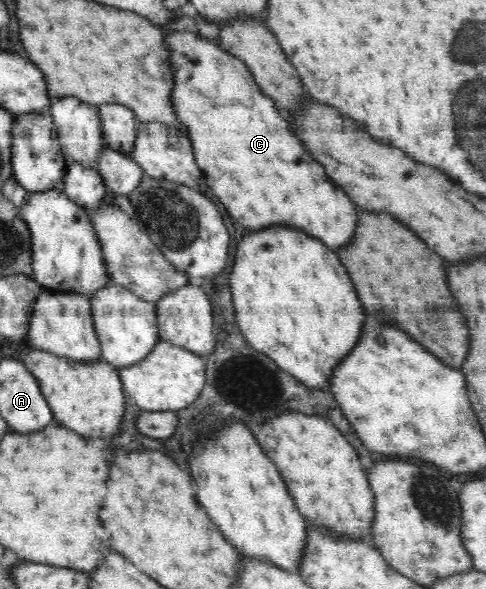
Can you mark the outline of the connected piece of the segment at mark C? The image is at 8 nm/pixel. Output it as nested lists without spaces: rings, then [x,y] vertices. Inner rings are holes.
[[[173,32],[165,36],[165,42],[171,48],[171,54],[168,50],[168,64],[173,74],[173,85],[171,91],[172,109],[175,110],[176,117],[181,126],[184,126],[188,132],[188,137],[192,142],[192,149],[195,155],[196,163],[200,168],[200,172],[204,176],[207,186],[213,190],[216,198],[223,202],[223,206],[227,208],[227,212],[231,214],[231,218],[235,218],[245,230],[259,230],[259,226],[269,226],[269,224],[289,224],[291,227],[298,228],[300,231],[311,234],[313,238],[323,238],[323,242],[330,248],[331,251],[337,252],[339,248],[344,247],[345,242],[351,240],[351,234],[355,232],[355,214],[353,210],[352,200],[345,194],[341,187],[334,184],[334,182],[326,175],[326,170],[322,164],[319,164],[305,149],[302,142],[297,138],[290,129],[287,119],[280,114],[280,110],[275,107],[273,99],[263,94],[259,89],[259,85],[255,82],[251,71],[247,65],[243,63],[242,59],[235,57],[230,52],[223,52],[215,42],[201,38],[193,32]]]

